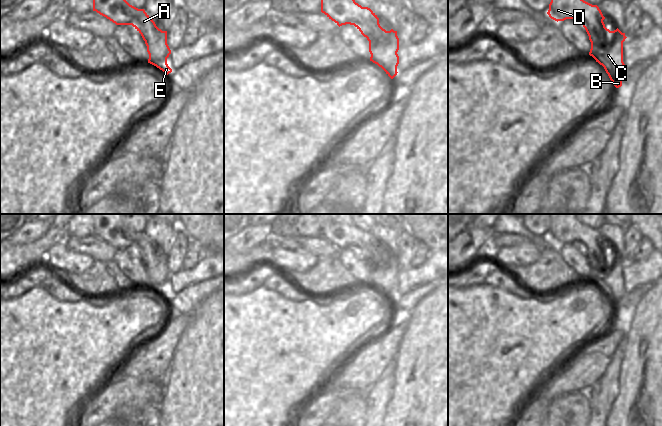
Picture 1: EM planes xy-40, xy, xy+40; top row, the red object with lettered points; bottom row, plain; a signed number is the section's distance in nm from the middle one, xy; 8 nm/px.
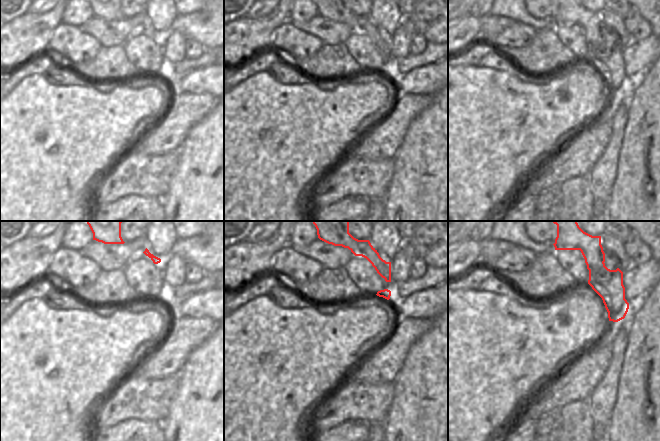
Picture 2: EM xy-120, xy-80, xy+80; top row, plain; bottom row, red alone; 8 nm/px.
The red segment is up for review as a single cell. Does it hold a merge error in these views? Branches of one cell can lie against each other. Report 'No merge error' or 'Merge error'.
No merge error

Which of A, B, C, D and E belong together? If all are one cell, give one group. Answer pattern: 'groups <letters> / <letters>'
groups A B C D E

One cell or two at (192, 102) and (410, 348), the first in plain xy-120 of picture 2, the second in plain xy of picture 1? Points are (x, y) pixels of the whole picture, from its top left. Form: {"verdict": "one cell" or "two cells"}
{"verdict": "two cells"}

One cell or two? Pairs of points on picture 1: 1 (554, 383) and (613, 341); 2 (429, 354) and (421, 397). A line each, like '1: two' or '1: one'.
1: one
2: one

